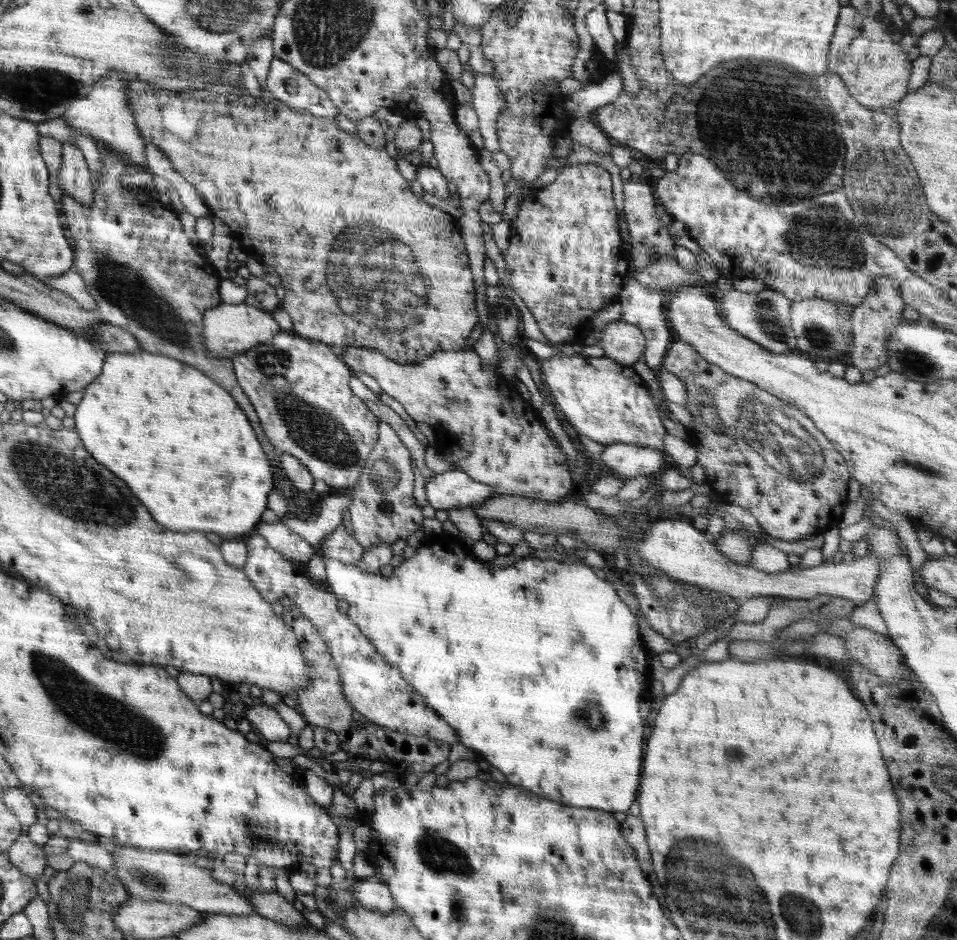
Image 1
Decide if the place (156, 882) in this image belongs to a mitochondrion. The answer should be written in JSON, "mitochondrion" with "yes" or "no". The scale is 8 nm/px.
{"mitochondrion":"yes"}

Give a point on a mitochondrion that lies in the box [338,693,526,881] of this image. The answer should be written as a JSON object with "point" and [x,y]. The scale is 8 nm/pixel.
{"point":[433,849]}

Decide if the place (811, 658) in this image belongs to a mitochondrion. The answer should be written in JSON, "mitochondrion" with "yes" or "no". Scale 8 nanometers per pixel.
{"mitochondrion":"no"}

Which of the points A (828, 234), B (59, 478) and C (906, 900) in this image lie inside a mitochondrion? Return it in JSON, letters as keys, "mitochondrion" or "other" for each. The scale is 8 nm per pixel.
{"A":"mitochondrion","B":"mitochondrion","C":"other"}

